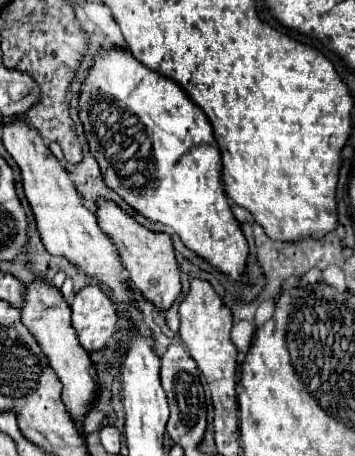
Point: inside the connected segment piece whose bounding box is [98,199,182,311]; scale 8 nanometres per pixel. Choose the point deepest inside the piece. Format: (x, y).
(150, 258)

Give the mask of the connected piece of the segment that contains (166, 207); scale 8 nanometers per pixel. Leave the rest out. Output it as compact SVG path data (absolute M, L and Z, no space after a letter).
M102 51L88 73L80 95L80 119L88 147L100 163L106 185L134 211L150 221L172 227L182 243L232 281L242 281L248 261L248 243L234 219L222 185L220 149L204 111L186 99L186 93L170 79L142 67L130 51Z

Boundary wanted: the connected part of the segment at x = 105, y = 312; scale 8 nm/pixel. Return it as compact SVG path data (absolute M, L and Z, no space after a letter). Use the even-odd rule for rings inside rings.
M86 285L76 293L72 307L72 327L80 345L92 353L104 349L108 339L118 331L118 315L110 297L98 285Z

